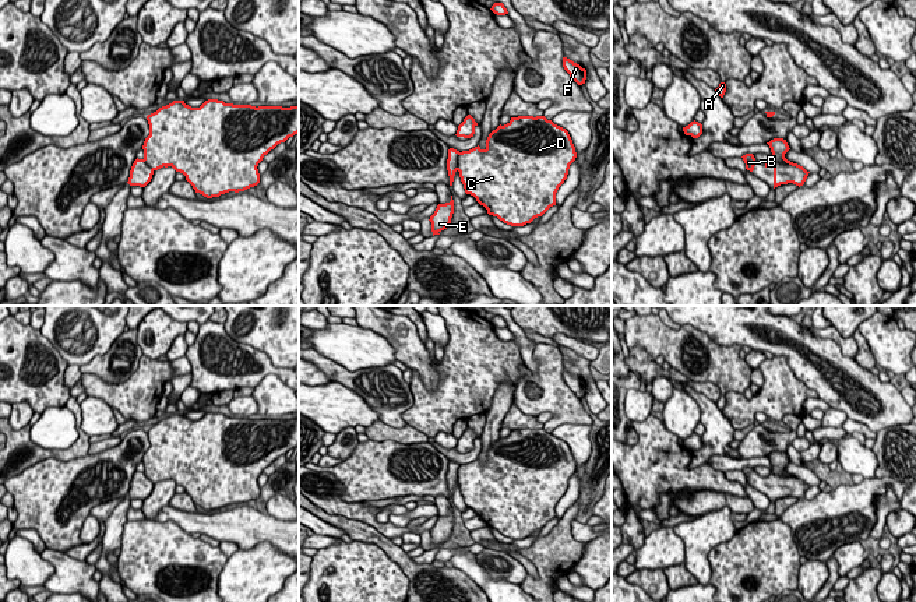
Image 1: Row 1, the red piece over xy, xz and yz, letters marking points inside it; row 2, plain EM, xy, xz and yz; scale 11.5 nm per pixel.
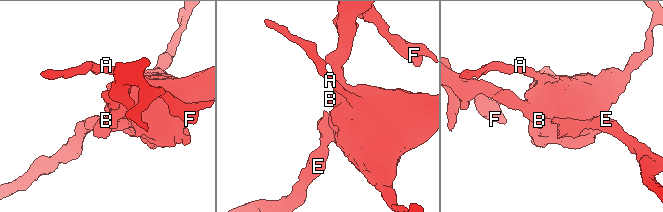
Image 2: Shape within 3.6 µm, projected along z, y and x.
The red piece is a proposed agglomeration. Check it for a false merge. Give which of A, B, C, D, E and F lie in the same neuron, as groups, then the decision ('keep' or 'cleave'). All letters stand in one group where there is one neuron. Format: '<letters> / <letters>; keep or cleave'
A B C D E F; keep

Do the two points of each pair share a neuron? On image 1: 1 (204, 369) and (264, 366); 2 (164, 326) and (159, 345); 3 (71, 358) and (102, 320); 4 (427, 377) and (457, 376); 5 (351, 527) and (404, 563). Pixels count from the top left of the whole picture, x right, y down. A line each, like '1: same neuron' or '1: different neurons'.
1: same neuron
2: same neuron
3: same neuron
4: different neurons
5: same neuron

